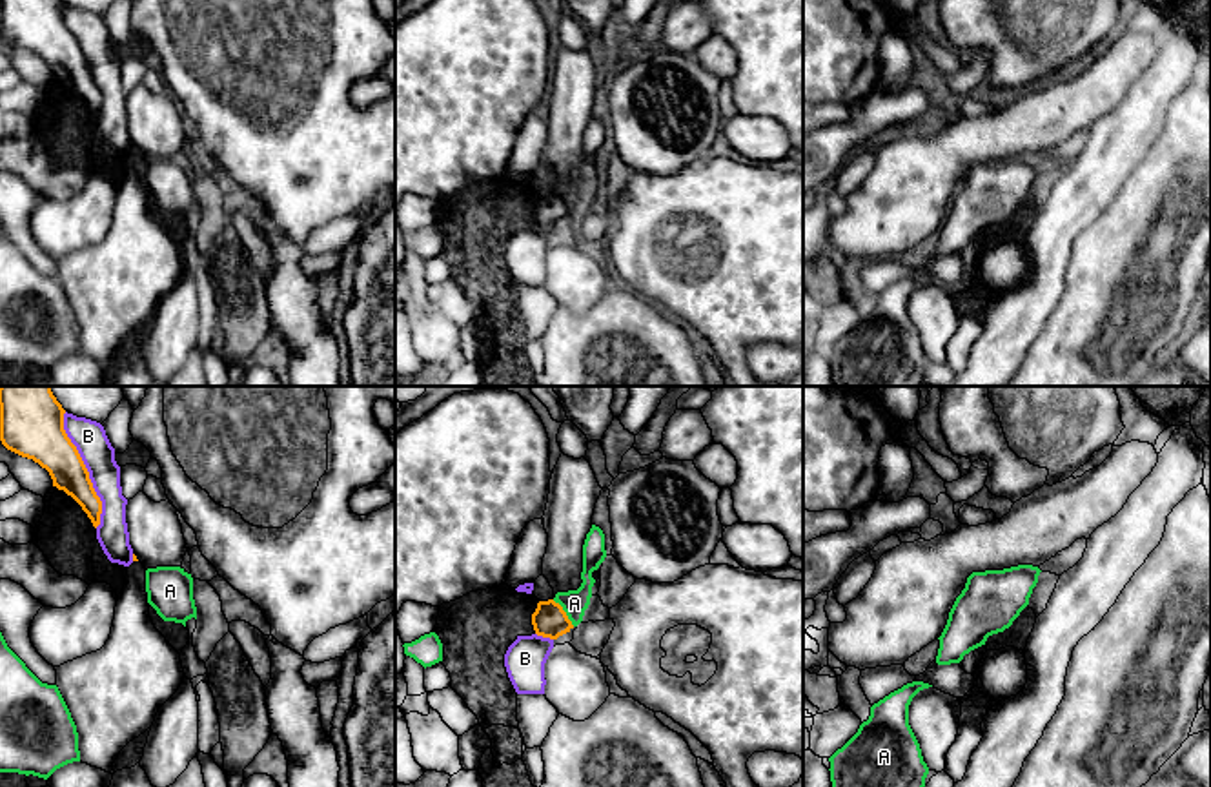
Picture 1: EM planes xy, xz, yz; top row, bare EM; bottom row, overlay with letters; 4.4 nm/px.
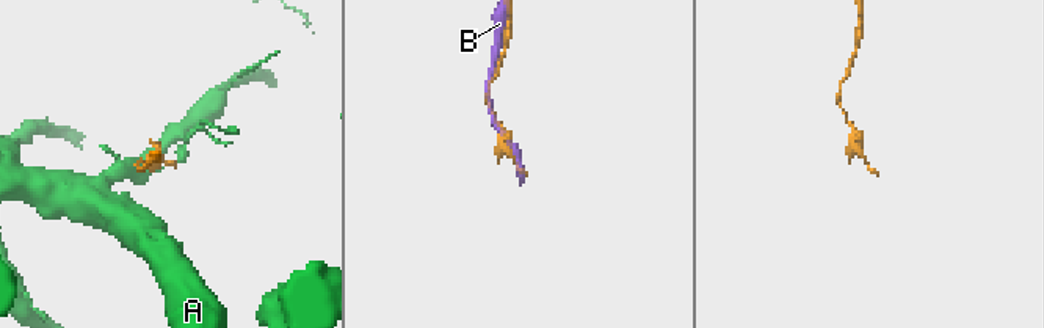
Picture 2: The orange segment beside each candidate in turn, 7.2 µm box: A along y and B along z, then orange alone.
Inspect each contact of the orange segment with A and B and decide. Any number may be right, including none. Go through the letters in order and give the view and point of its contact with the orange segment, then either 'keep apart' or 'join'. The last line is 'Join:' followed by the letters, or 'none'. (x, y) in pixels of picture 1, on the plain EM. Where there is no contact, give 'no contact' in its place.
A: meets orange in xz at (565, 204); keep apart
B: meets orange in xy at (86, 62); keep apart
Join: none

